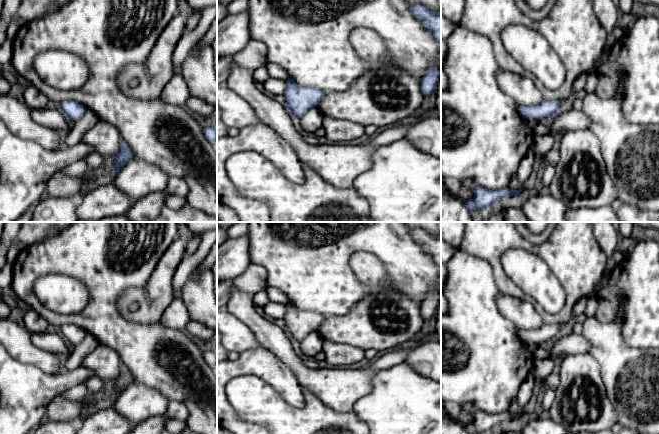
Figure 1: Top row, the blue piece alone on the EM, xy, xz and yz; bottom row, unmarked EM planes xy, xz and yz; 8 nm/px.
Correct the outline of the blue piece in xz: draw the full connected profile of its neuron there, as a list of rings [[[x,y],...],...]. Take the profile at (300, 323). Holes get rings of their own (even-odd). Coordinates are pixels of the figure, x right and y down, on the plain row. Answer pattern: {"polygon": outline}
{"polygon": [[[291,302],[286,305],[287,312],[283,318],[287,325],[286,332],[299,342],[309,333],[317,331],[326,317],[318,312],[300,310]]]}

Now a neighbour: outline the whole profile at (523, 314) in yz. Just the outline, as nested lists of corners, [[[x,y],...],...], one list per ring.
[[[500,293],[496,296],[495,302],[499,312],[519,329],[535,330],[543,325],[536,306],[527,300]]]

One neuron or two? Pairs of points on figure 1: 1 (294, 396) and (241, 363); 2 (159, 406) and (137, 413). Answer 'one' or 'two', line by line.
1: one
2: one

